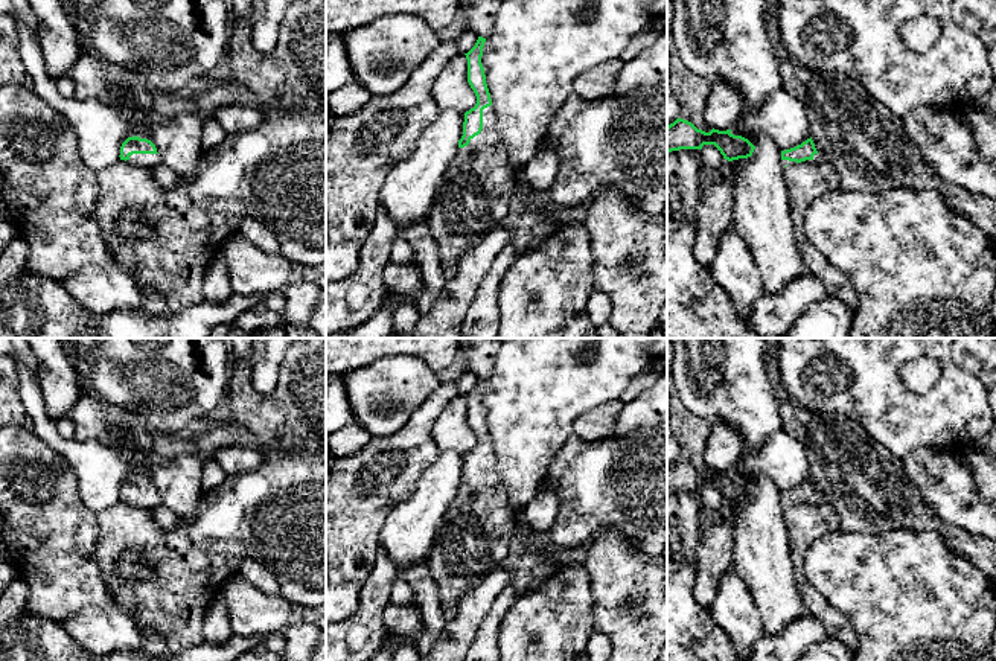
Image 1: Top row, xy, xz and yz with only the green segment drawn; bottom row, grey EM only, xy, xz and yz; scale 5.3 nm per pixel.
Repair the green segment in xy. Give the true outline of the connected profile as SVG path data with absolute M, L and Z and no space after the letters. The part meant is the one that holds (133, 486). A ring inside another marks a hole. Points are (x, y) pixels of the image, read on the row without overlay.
M137 468L136 477L122 484L119 498L126 504L145 509L154 509L160 504L157 489L146 480L143 468Z

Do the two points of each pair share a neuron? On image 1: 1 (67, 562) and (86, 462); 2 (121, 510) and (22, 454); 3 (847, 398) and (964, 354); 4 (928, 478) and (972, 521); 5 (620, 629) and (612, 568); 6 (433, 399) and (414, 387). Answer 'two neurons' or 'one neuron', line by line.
1: two neurons
2: two neurons
3: two neurons
4: one neuron
5: one neuron
6: two neurons

